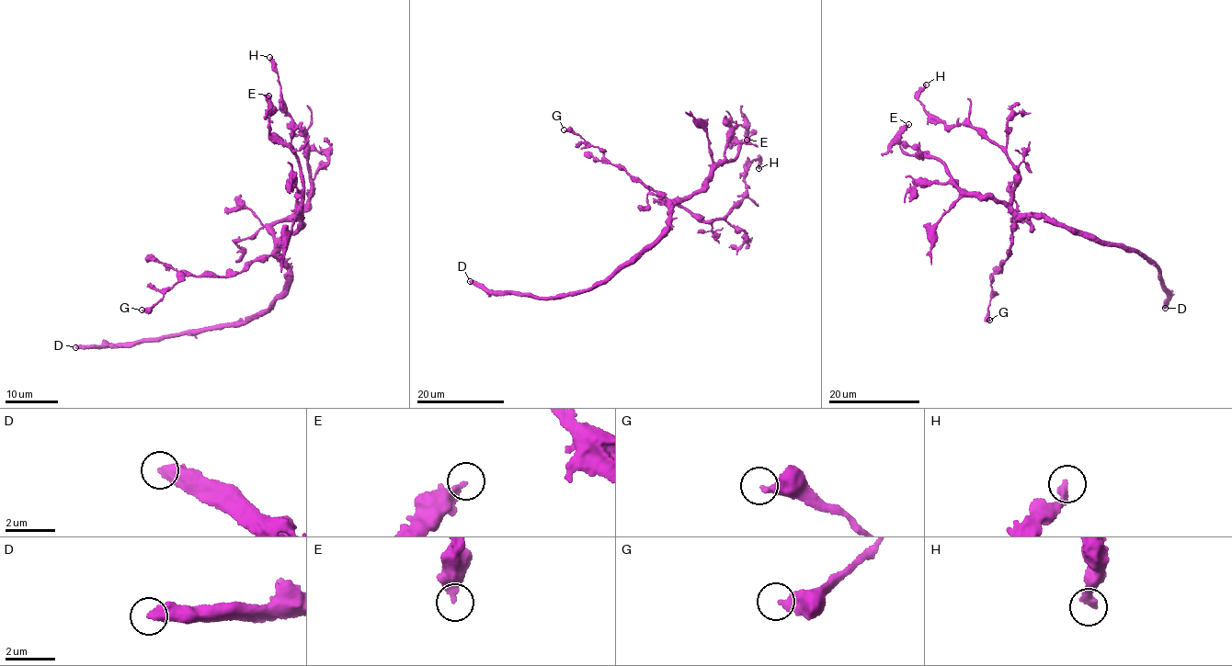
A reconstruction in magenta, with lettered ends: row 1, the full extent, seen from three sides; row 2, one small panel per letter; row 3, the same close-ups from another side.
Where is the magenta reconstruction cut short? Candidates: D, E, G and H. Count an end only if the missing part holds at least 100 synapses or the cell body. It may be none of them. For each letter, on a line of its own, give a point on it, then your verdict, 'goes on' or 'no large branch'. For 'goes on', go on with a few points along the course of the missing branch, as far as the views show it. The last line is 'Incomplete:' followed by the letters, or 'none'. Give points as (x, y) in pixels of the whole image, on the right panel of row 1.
D: at (1165, 308); goes on
E: at (908, 124); no large branch
G: at (989, 320); no large branch
H: at (926, 84); no large branch
Incomplete: D

